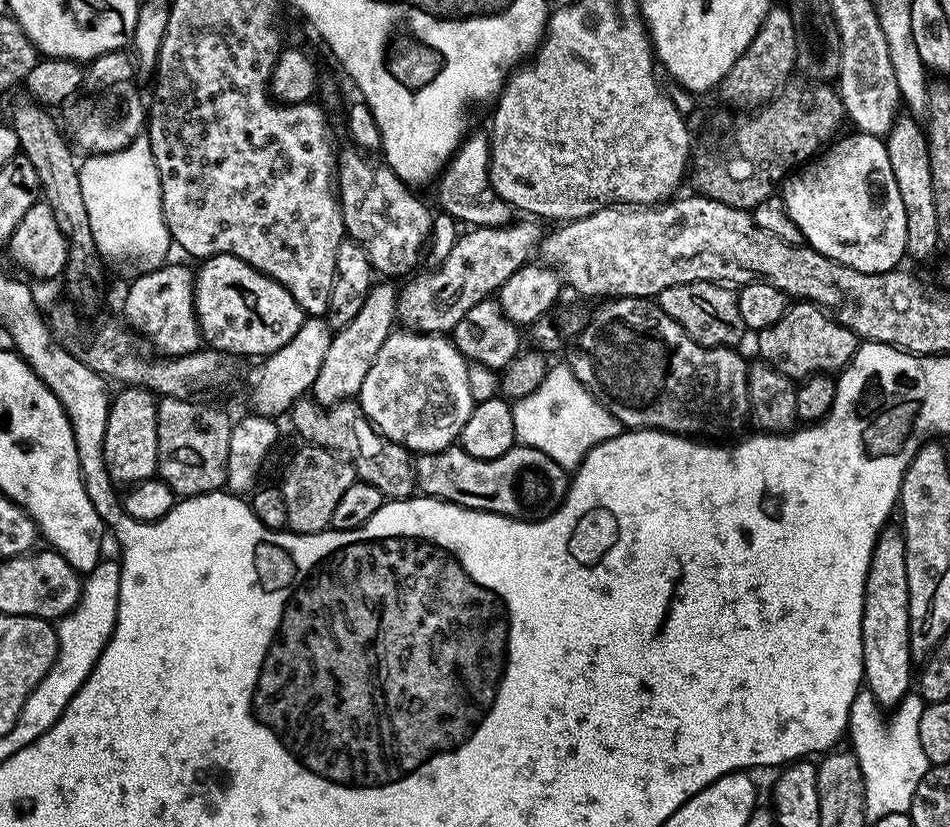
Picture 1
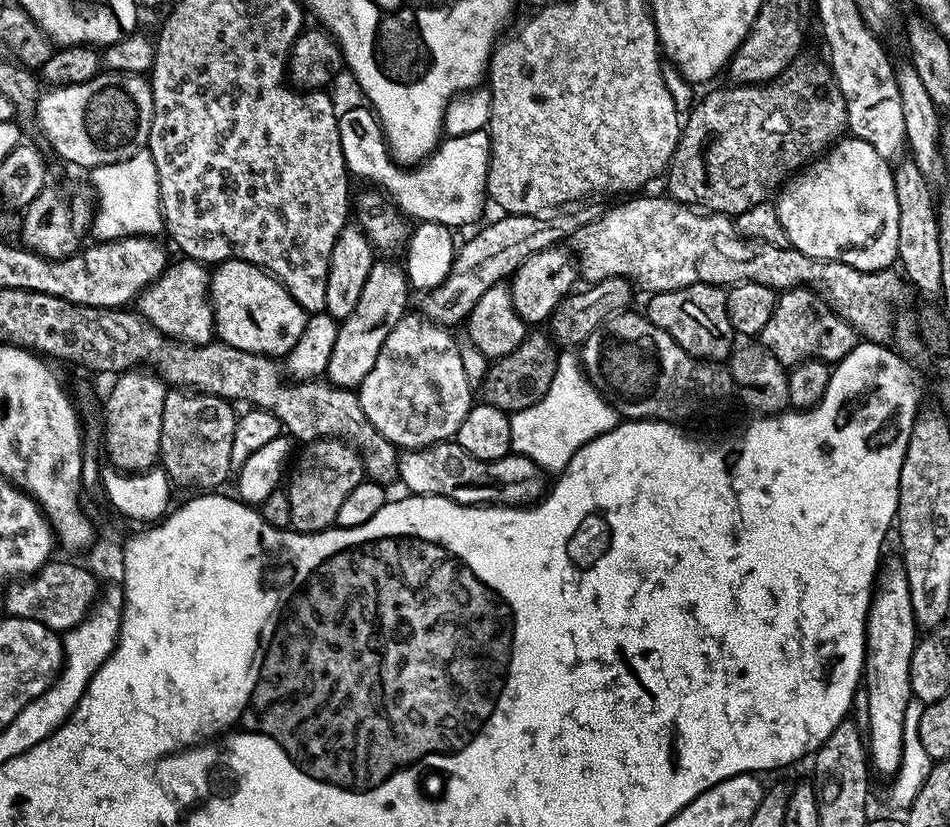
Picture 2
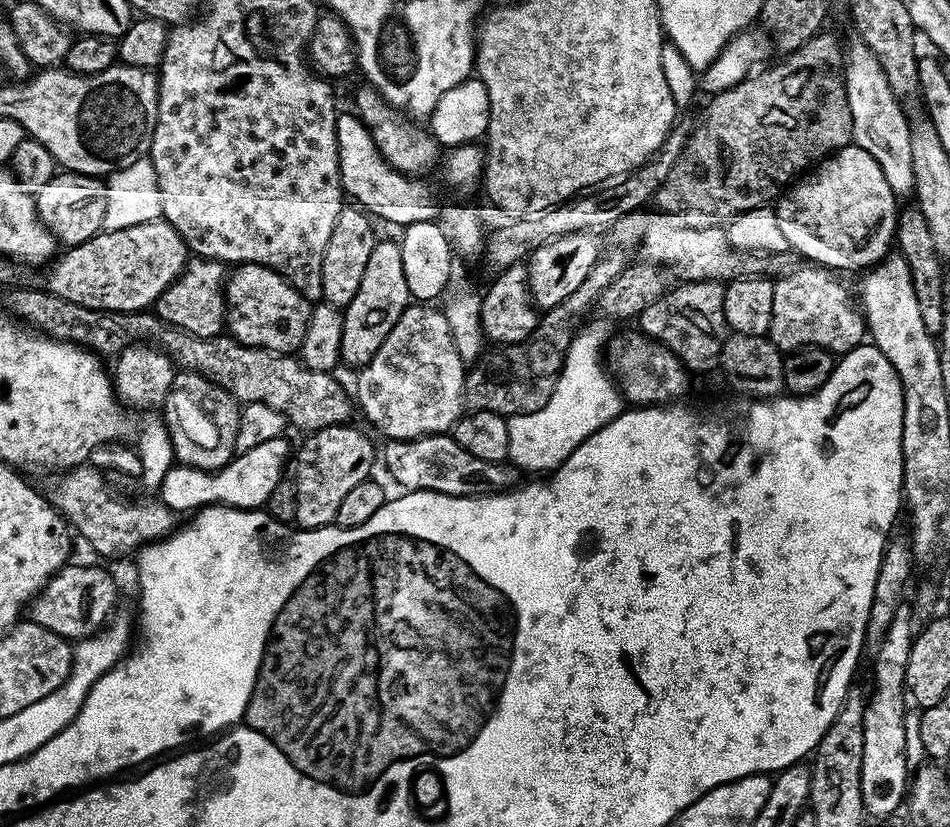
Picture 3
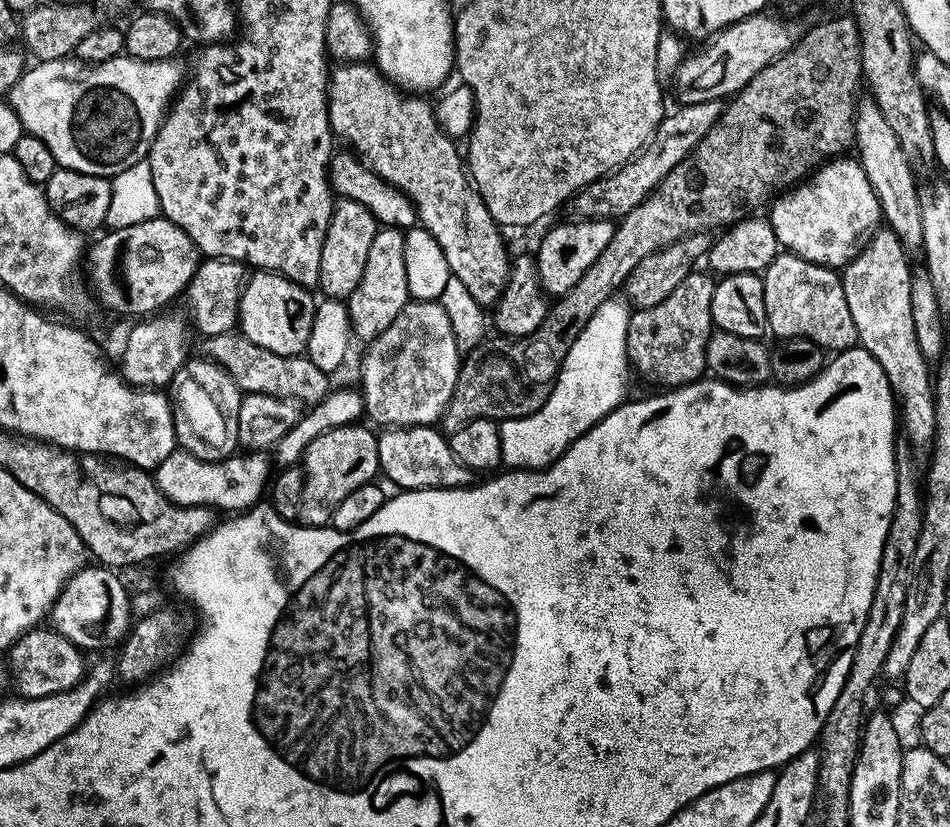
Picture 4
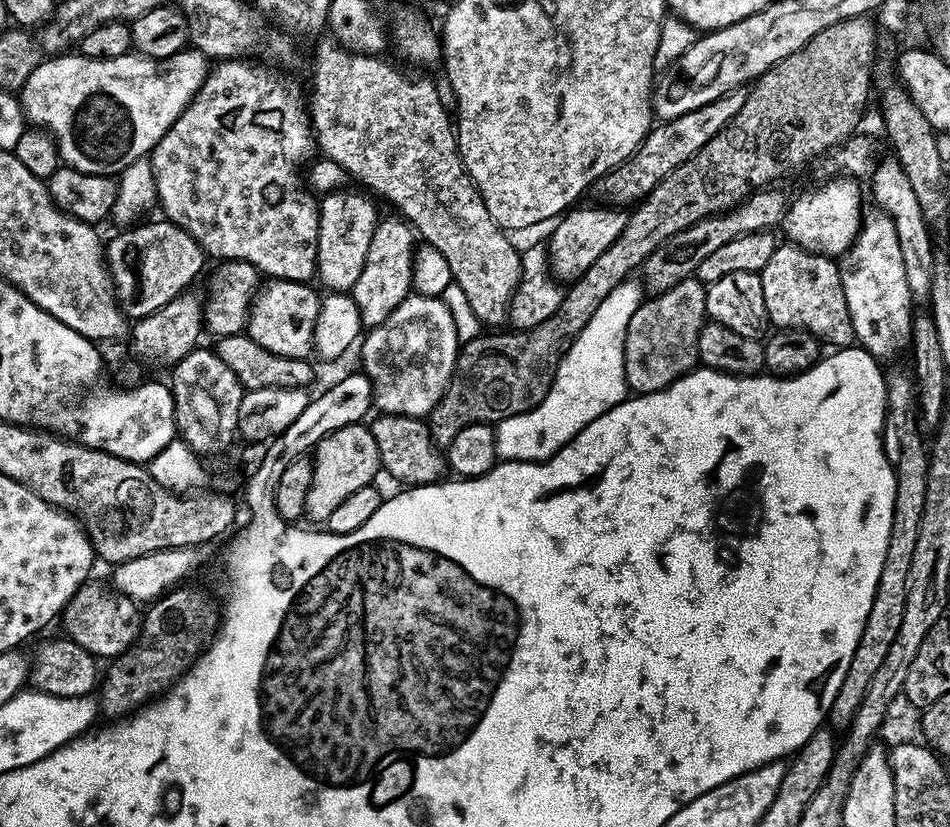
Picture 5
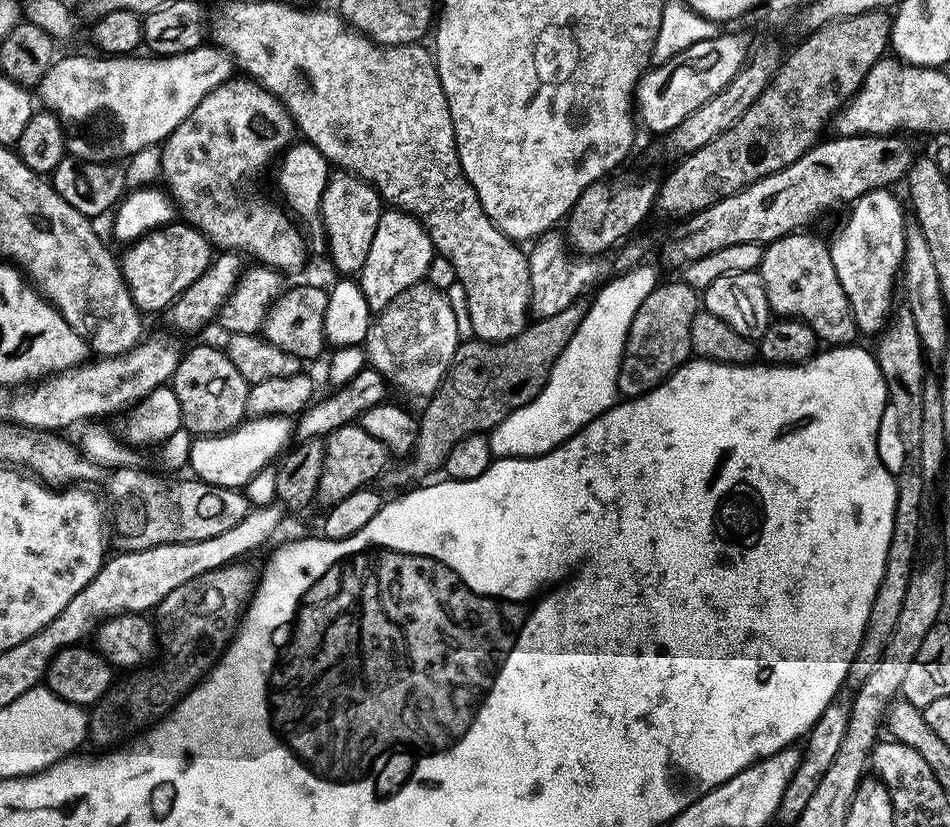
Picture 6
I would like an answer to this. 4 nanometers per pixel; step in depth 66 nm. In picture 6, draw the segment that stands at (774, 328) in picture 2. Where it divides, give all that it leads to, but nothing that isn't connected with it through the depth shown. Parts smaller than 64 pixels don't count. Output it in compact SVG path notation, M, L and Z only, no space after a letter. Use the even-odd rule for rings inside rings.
M789 234L773 240L764 248L764 257L759 266L760 277L766 290L768 305L773 313L780 318L801 320L810 330L814 330L817 341L828 346L848 346L858 336L856 319L852 313L850 302L846 298L846 290L842 290L842 282L838 282L838 274L834 270L834 262L829 245L815 240L812 236L800 236L804 234Z

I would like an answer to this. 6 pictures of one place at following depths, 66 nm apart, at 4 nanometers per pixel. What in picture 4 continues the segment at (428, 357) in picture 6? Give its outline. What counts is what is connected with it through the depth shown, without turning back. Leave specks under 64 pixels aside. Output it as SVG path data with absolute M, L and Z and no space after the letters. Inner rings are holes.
M431 300L408 303L367 348L362 387L367 415L372 415L380 426L435 425L454 394L462 359L442 305Z

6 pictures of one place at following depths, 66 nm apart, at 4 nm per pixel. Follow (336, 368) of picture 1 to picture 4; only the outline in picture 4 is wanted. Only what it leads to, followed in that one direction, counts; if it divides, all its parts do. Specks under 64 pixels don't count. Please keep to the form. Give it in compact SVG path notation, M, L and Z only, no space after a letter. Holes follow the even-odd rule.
M395 226L377 227L374 243L370 245L370 258L366 258L366 270L358 290L347 301L348 317L352 320L352 335L357 341L371 342L377 340L398 318L398 314L410 303L406 286L406 262L404 261L404 232Z

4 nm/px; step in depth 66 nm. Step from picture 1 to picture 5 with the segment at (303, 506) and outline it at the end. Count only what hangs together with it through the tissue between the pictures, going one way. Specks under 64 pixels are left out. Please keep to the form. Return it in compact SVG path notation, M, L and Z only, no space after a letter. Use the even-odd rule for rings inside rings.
M363 423L342 426L342 430L334 430L322 442L318 442L310 456L312 462L312 481L310 482L310 494L306 494L306 506L304 516L312 519L313 525L323 525L334 514L334 509L338 507L345 498L350 498L354 490L362 490L373 483L376 472L381 471L380 455L378 454L378 442L374 442L374 434L371 427Z

